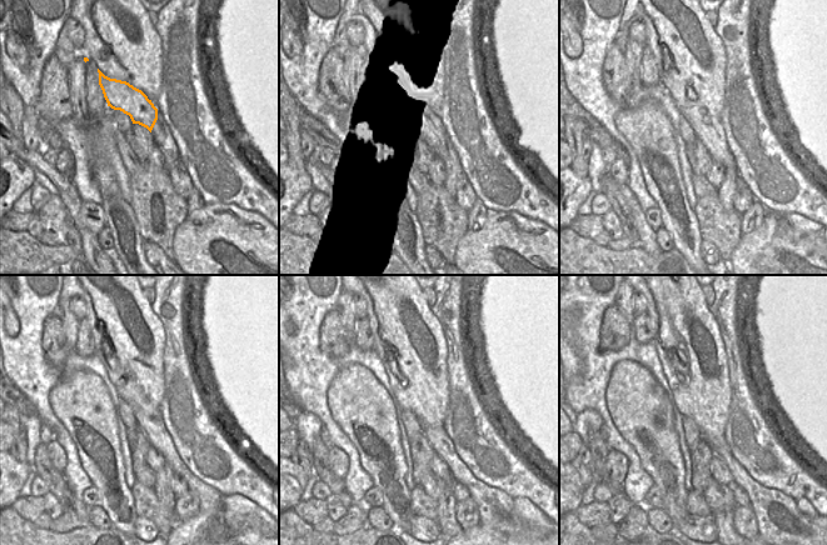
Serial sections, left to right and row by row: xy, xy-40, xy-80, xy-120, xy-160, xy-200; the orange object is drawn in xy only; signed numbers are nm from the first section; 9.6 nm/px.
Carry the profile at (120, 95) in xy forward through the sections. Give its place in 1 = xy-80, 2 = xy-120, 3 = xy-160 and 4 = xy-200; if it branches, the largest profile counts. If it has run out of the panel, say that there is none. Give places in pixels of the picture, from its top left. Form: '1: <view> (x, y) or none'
1: xy-80 (708, 130)
2: xy-120 (210, 501)
3: xy-160 (496, 510)
4: xy-200 (781, 524)

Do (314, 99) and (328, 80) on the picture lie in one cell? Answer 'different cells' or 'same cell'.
different cells

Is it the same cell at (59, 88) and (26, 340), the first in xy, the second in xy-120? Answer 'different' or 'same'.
different

